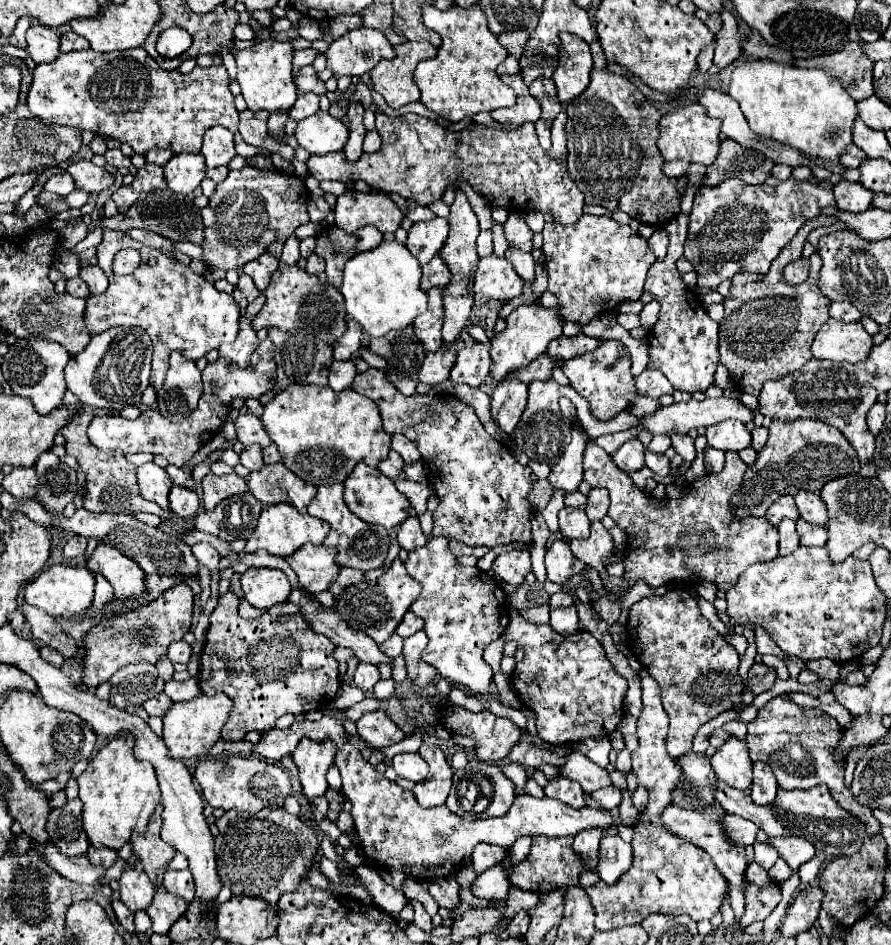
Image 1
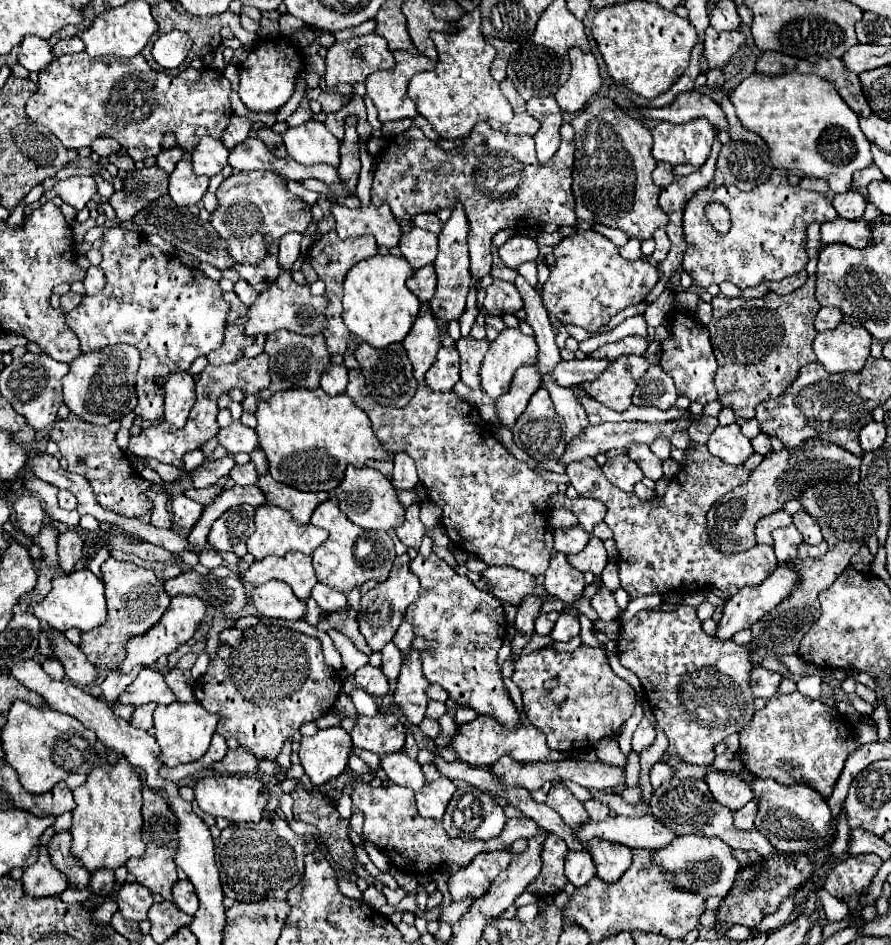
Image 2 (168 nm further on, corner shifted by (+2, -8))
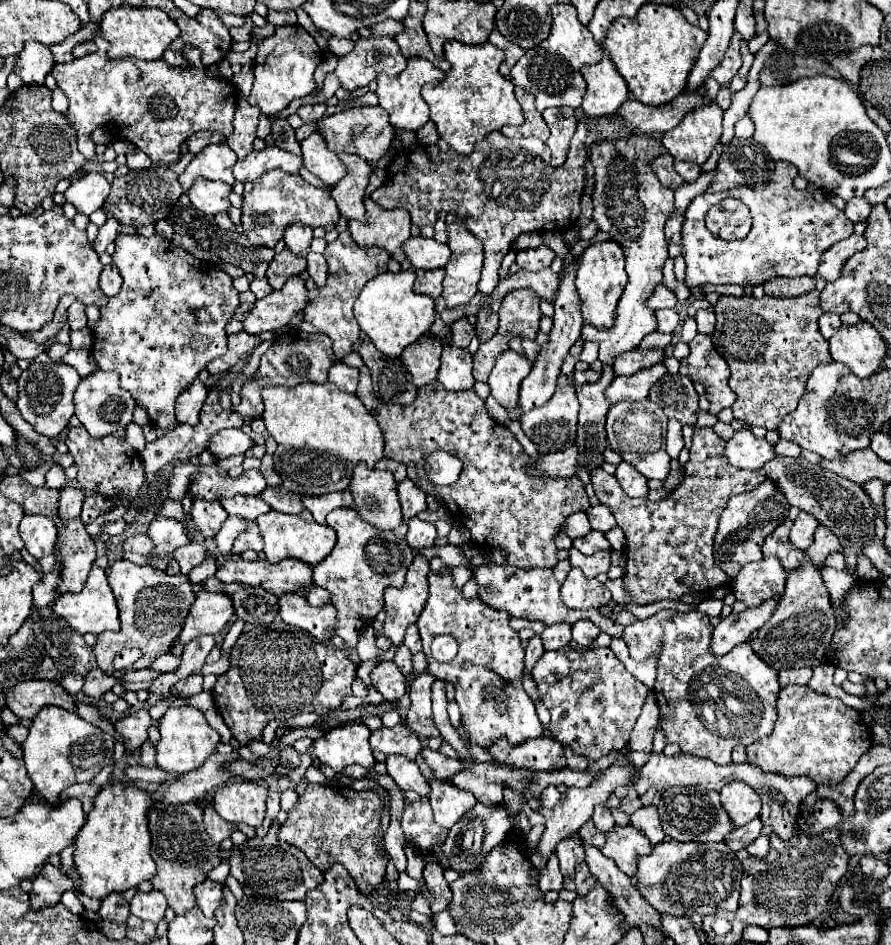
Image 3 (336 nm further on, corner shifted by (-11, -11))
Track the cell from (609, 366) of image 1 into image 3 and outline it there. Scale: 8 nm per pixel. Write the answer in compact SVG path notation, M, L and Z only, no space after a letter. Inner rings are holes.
M656 363L644 371L638 371L636 375L616 377L612 385L606 389L606 397L612 405L618 401L642 401L648 397L648 391L656 383L656 379L660 379L660 375L664 373L664 363Z

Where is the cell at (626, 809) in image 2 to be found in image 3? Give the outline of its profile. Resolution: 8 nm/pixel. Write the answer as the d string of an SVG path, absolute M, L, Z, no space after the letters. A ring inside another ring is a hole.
M646 805L642 809L638 809L636 813L632 813L632 825L640 827L644 831L644 835L650 839L650 843L660 843L664 841L664 831L660 827L660 817L658 817L658 809L652 805Z

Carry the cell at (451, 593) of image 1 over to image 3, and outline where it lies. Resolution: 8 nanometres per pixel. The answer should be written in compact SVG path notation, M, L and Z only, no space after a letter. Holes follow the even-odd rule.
M444 571L442 575L430 573L428 581L428 603L416 625L428 659L428 671L442 681L454 683L456 687L456 703L462 713L462 725L468 741L488 749L500 737L504 737L510 745L540 737L544 727L536 715L532 699L522 687L524 647L518 633L508 625L510 615L506 611L494 611L480 599L466 601L462 591L454 587L450 571ZM436 635L452 635L456 639L458 653L452 661L438 663L430 657L430 643Z

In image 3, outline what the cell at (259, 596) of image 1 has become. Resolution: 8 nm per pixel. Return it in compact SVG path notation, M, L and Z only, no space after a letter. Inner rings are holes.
M298 593L280 597L280 617L284 623L300 627L324 643L328 643L336 631L336 609L332 605L312 607L306 597Z

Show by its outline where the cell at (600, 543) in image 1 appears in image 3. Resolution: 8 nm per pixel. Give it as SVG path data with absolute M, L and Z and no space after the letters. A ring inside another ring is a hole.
M572 547L572 549L570 549L570 555L568 555L568 561L570 561L572 567L582 569L582 573L584 573L588 579L592 579L592 577L596 577L596 575L608 571L608 567L610 567L610 551L598 551L598 553L594 553L594 555L586 557L586 555L582 555L580 551L576 551L576 549Z

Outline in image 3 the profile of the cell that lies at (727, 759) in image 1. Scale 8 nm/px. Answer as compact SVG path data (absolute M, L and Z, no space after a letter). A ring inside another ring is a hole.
M732 781L724 785L720 789L720 801L736 827L746 825L760 815L760 797L746 783Z

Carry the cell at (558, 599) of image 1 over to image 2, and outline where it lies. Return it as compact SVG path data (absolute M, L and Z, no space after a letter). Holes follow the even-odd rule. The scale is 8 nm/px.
M553 610L549 614L541 614L539 620L535 620L535 632L541 634L541 636L547 636L551 632L551 628L553 628L553 624L555 624L557 618L559 618L557 610Z

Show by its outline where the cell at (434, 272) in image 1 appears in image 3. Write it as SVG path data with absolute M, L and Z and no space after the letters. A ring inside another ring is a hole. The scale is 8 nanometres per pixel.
M416 269L416 283L414 291L430 295L432 299L438 299L442 295L442 279L444 279L444 269L432 269L432 271L422 271Z

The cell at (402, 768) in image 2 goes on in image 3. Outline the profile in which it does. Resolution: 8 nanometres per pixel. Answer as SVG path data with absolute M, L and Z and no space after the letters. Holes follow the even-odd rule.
M388 755L386 757L388 775L394 779L400 791L416 791L420 797L430 793L430 785L426 783L424 775L420 773L418 765L402 755Z

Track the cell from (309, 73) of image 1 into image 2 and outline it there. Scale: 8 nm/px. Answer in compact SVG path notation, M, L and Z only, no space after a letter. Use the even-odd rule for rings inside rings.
M309 88L307 98L317 100L323 106L323 112L327 112L327 114L337 112L343 104L347 104L351 100L351 98L341 96L339 92L327 92L327 90L321 90L321 88Z

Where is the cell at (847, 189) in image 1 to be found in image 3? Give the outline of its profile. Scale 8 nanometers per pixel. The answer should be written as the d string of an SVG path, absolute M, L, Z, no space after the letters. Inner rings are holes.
M854 197L854 199L850 199L850 201L846 203L844 213L846 213L846 217L848 217L852 223L858 223L858 221L866 221L866 219L868 219L870 209L872 209L872 205L868 203L868 199L864 199L864 197L858 199L858 197Z

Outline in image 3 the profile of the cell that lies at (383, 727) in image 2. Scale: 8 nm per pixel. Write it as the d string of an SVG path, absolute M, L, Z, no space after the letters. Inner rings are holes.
M398 725L392 729L378 729L372 731L370 747L374 751L380 751L384 755L404 755L408 759L416 759L416 755L422 751L422 743L414 731L410 731L406 725Z

